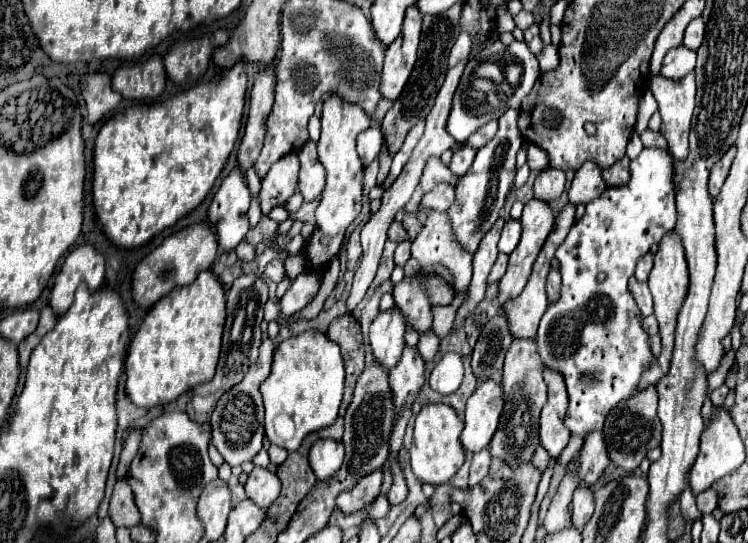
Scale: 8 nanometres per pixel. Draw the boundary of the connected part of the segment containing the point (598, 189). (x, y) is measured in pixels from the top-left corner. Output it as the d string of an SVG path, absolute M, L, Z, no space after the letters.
M588 160L582 164L582 168L576 170L568 198L574 206L576 204L588 204L590 200L594 200L594 196L600 196L606 188L608 188L608 184L602 178L600 166L596 162Z

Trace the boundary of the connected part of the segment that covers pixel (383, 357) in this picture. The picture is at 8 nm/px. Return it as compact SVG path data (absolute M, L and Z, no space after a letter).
M398 306L390 310L380 310L370 326L370 346L374 358L380 364L386 364L390 370L392 364L400 358L400 348L404 348L404 314Z

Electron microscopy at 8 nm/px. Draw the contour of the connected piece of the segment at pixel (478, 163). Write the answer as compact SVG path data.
M506 110L502 114L500 128L498 128L496 136L476 152L472 168L456 184L454 204L446 210L448 220L452 224L452 232L458 240L458 244L462 246L462 250L466 250L470 254L476 252L482 236L498 220L500 208L504 206L504 200L506 200L506 196L508 196L508 192L514 184L516 152L522 144L522 136L520 136L520 130L518 130L518 116L520 116L518 110Z

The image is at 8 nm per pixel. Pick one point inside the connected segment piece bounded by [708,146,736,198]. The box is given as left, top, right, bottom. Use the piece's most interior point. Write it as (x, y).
(722, 167)

